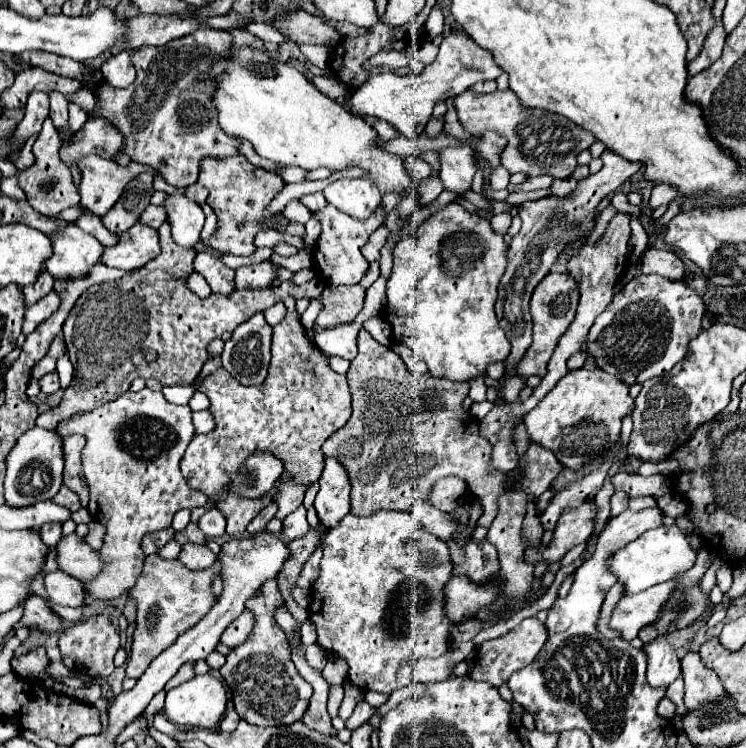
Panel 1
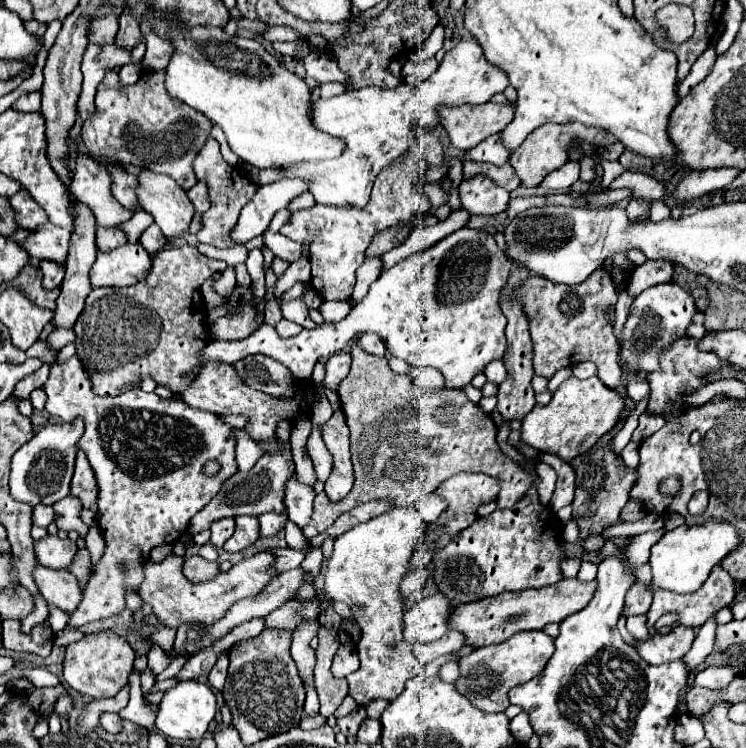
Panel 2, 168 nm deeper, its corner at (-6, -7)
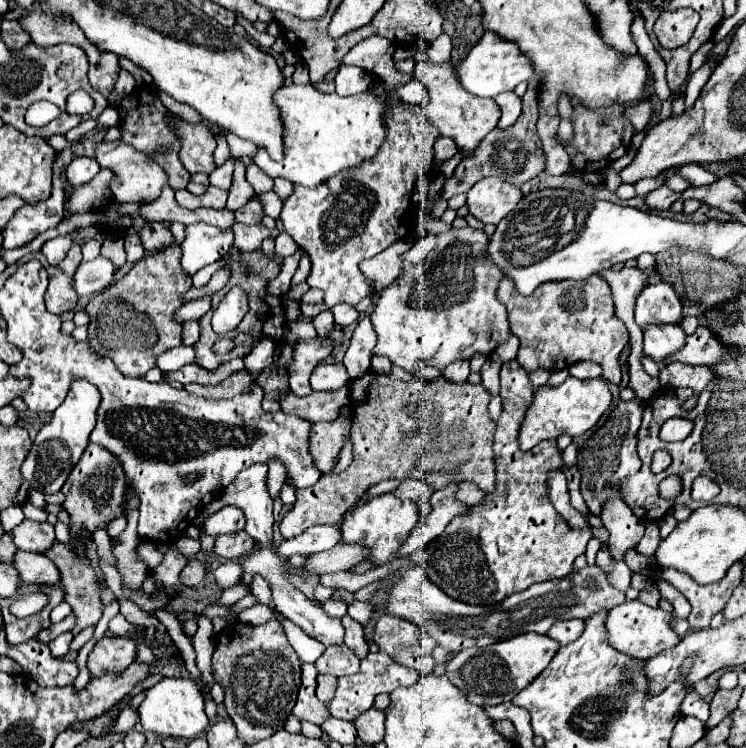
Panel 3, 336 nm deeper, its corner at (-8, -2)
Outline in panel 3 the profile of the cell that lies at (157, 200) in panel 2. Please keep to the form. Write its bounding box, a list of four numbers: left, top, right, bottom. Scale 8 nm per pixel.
[94,139,168,203]

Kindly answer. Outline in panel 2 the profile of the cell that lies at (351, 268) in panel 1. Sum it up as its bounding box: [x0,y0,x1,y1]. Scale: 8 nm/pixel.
[280,152,410,300]

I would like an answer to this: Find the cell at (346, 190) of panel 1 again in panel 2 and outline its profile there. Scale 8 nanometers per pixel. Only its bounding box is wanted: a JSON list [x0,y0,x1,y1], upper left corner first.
[282,40,508,208]

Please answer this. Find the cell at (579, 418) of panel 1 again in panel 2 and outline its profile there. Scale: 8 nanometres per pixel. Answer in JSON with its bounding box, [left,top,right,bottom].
[522,376,624,464]

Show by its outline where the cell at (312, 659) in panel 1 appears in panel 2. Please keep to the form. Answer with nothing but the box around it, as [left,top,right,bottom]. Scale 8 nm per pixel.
[304,686,318,716]

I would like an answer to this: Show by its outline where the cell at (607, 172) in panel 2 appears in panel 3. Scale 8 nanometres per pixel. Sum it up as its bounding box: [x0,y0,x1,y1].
[680,163,718,185]

